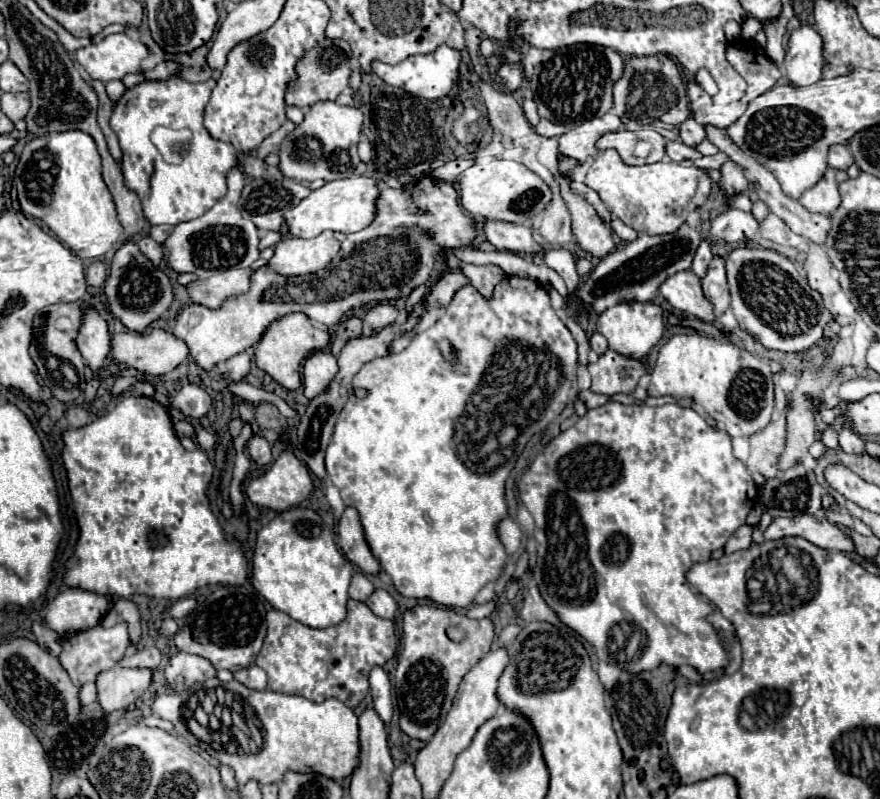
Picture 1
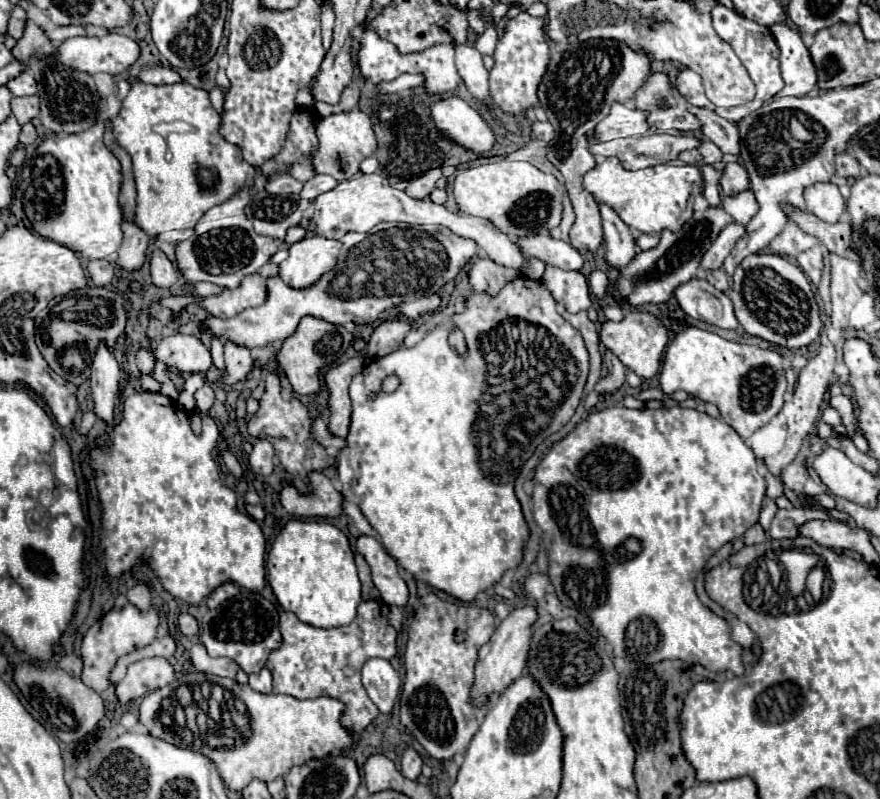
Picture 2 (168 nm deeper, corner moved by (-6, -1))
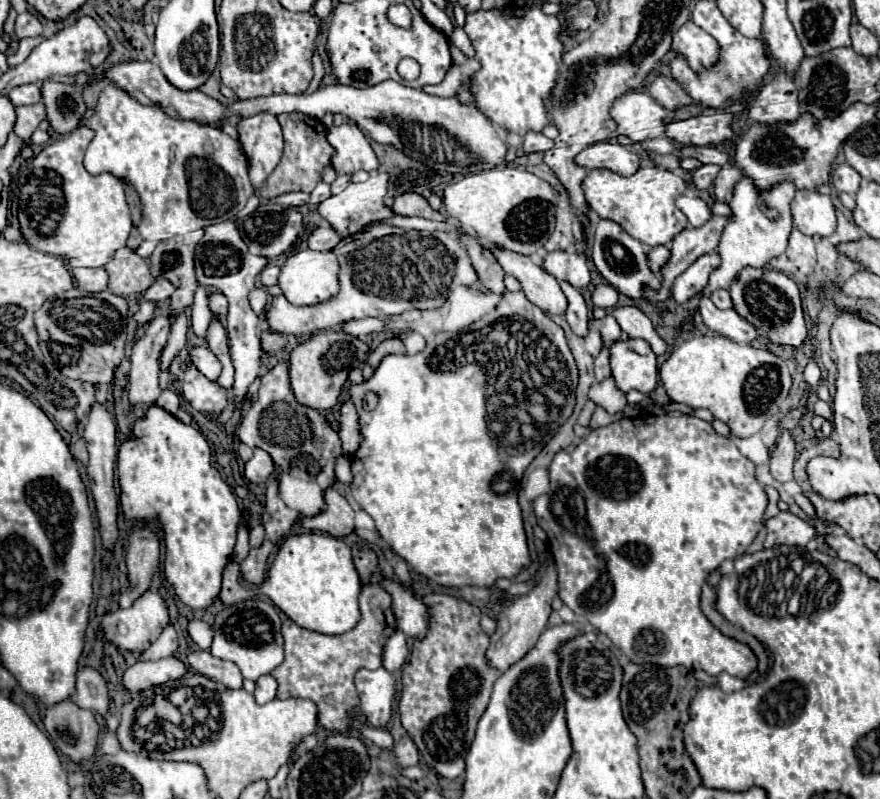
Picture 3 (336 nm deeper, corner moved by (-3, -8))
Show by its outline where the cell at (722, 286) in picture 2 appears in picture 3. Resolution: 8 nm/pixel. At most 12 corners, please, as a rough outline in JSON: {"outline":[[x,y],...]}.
{"outline":[[728,290],[712,292],[712,300],[718,308],[732,308]]}

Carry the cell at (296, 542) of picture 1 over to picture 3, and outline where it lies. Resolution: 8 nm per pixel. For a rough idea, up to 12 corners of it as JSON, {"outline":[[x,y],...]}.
{"outline":[[288,536],[260,588],[290,620],[344,634],[360,620],[350,546]]}

